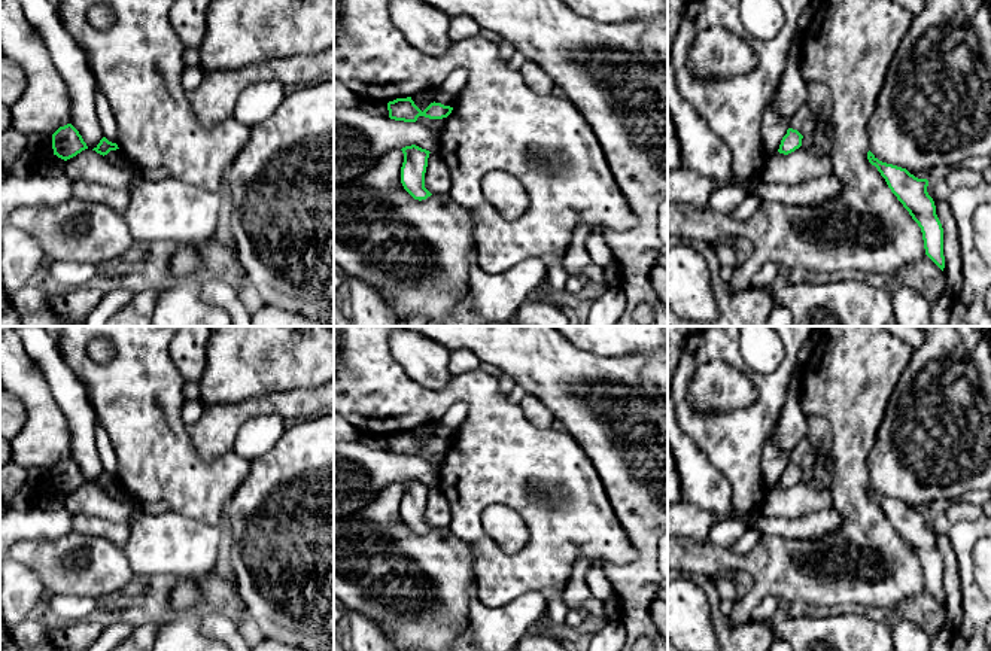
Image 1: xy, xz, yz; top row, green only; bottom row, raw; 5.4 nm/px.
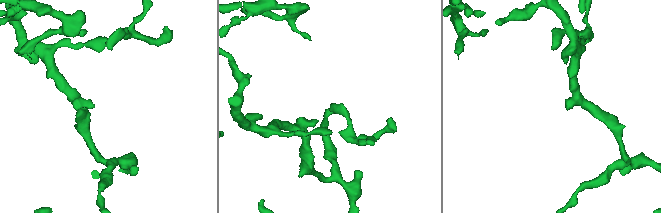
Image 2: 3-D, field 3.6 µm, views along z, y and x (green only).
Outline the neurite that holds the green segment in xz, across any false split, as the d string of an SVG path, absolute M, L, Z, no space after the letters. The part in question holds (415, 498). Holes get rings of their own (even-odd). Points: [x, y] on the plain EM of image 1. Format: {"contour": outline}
{"contour": "M416 478L401 483L404 496L401 501L401 517L414 533L426 533L432 527L425 521L425 506L428 501L429 484Z"}

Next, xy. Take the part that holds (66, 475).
{"contour": "M67 457L52 468L52 483L54 489L67 495L88 483L88 480L79 465L72 457Z"}

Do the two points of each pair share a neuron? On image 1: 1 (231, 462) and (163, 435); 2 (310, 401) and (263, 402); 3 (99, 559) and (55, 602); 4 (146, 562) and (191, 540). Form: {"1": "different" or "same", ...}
{"1": "same", "2": "same", "3": "different", "4": "same"}

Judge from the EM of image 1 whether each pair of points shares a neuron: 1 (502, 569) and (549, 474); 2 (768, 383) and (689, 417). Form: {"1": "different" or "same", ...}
{"1": "same", "2": "same"}

